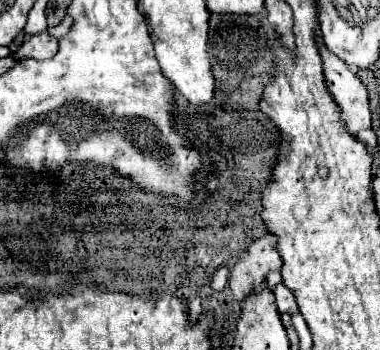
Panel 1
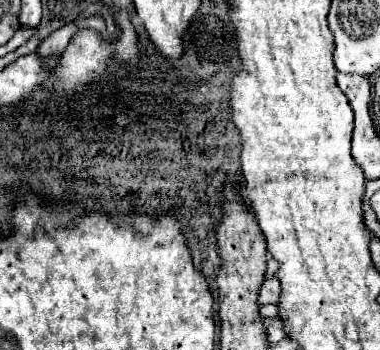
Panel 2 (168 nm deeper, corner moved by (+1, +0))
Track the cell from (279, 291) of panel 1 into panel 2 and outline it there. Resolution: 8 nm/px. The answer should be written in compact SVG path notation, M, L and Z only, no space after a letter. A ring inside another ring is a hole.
M265 279L265 283L261 285L259 303L261 303L261 305L279 303L279 299L281 299L281 285L277 283L277 279Z

